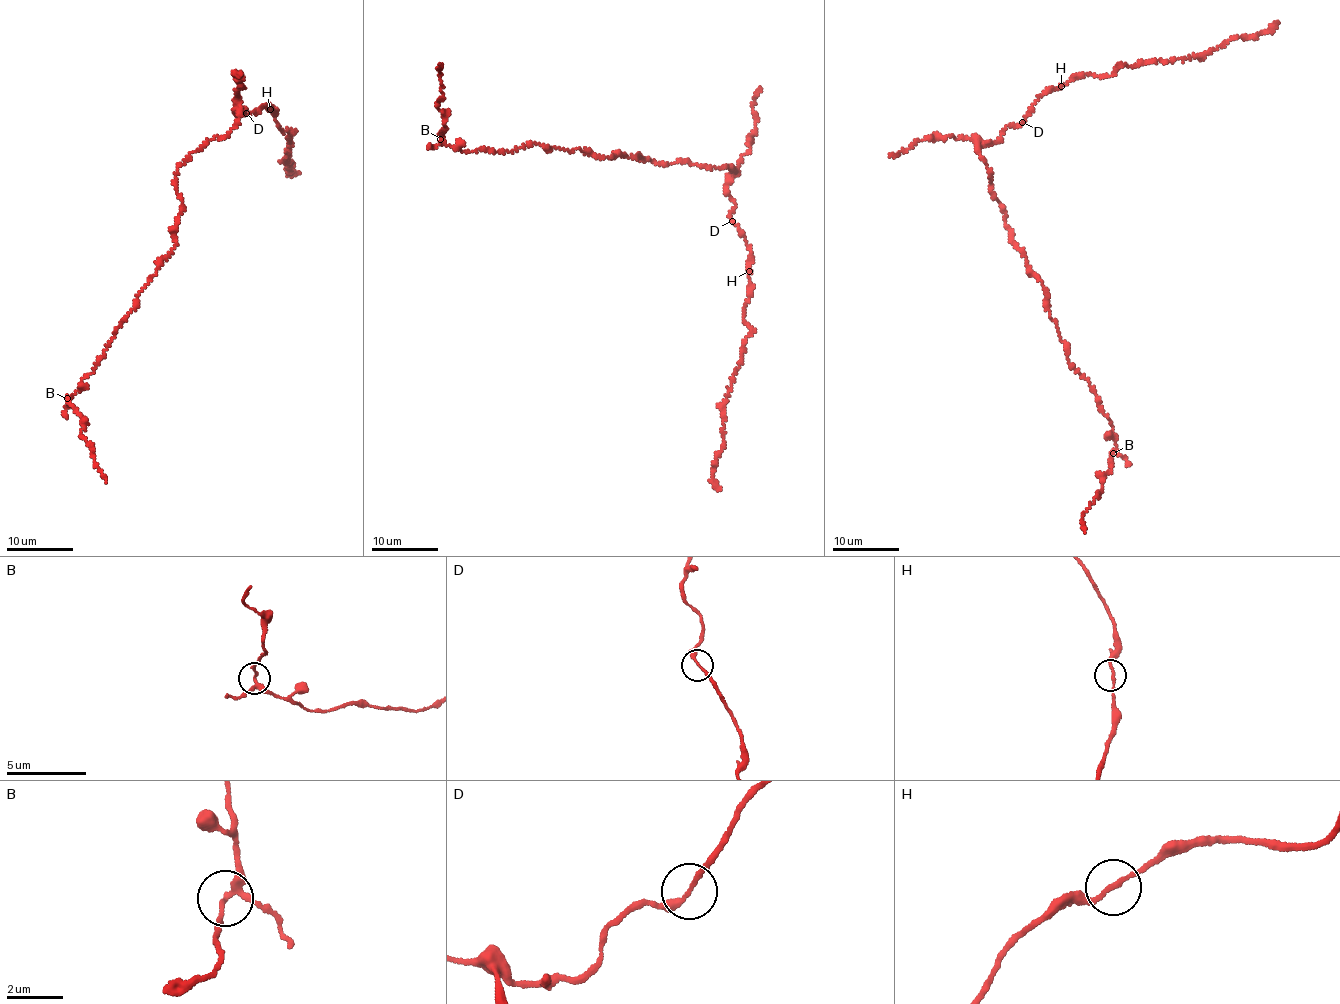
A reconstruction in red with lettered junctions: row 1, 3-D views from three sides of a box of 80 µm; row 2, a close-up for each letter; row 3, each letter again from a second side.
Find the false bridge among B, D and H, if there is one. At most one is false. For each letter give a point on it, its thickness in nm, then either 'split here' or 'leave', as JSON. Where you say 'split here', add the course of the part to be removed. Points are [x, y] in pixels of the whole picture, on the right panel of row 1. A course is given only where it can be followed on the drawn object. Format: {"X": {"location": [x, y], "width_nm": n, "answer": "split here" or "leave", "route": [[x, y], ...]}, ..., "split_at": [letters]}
{"B": {"location": [1113, 453], "width_nm": 180, "answer": "split here", "route": [[1112, 453], [1111, 467], [1103, 475], [1102, 492], [1081, 518], [1084, 532]]}, "D": {"location": [1022, 122], "width_nm": 200, "answer": "leave"}, "H": {"location": [1061, 86], "width_nm": 170, "answer": "leave"}, "split_at": ["B"]}

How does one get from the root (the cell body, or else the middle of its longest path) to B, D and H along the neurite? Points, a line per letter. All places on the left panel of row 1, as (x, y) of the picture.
B: (193, 151), (175, 179), (183, 208), (174, 248), (117, 326), (94, 370), (75, 395), (66, 398)
D: (193, 151), (210, 140), (227, 136), (241, 109), (236, 106), (238, 115), (245, 109), (246, 113)
H: (193, 151), (227, 136), (241, 109), (236, 106), (238, 115), (245, 109), (246, 114), (270, 109)

